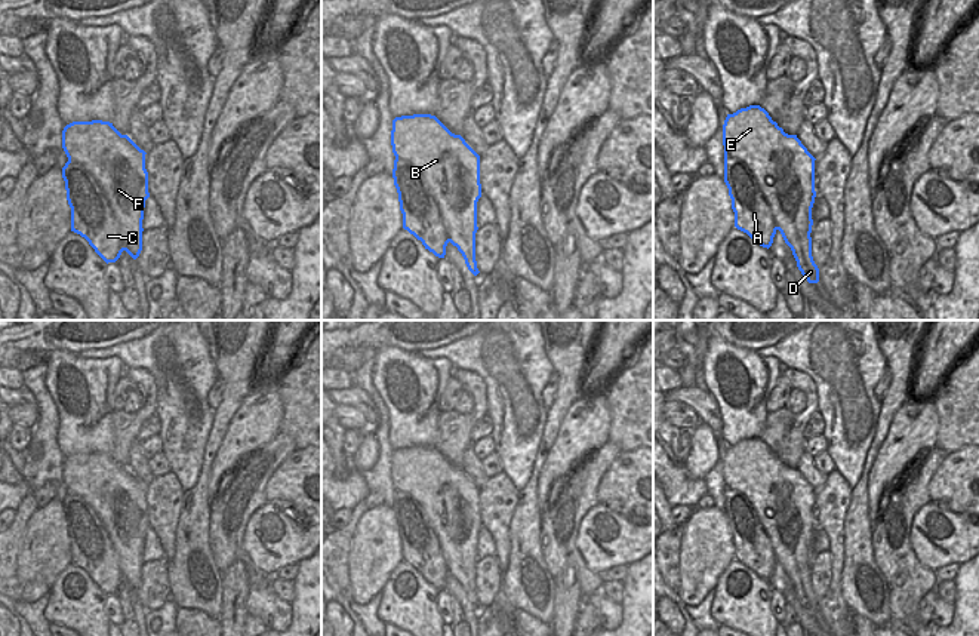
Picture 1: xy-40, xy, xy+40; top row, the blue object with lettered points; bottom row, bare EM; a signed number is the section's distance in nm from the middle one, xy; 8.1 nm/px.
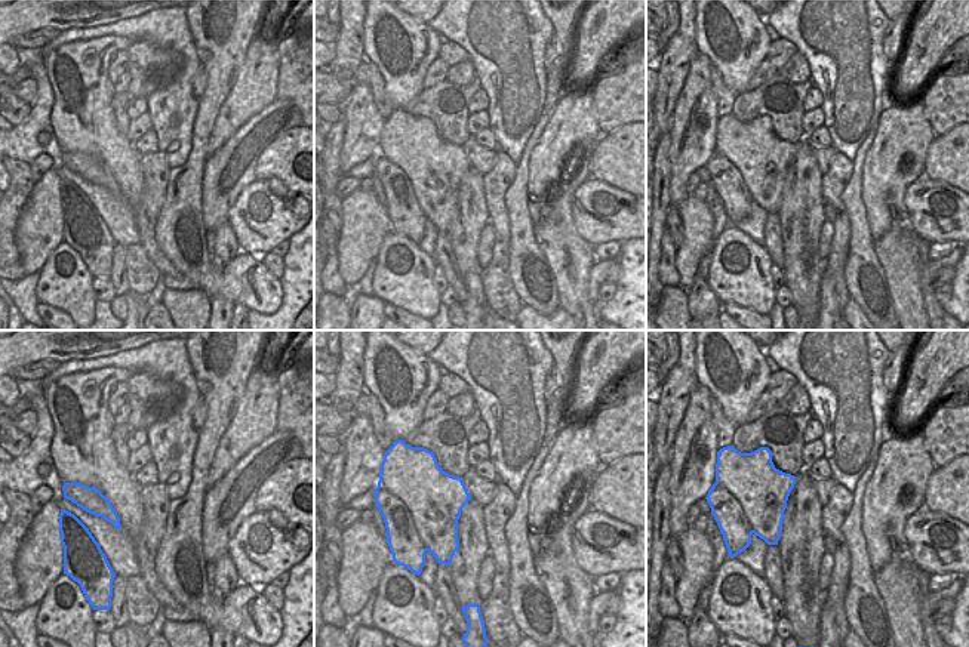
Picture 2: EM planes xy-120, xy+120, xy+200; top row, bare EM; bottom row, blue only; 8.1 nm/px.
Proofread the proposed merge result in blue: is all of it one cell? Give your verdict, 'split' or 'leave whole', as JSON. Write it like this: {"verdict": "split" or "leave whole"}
{"verdict": "split"}

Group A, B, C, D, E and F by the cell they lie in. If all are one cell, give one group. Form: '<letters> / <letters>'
A C / B D E F

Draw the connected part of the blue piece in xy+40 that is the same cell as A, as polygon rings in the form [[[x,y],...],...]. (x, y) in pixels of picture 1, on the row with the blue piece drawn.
[[[724,154],[724,182],[732,199],[735,227],[769,249],[778,228],[755,176],[742,160]]]

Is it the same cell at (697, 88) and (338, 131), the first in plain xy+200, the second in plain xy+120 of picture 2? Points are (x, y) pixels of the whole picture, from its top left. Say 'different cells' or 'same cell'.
different cells

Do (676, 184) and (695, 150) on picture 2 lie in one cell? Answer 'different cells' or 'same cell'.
same cell

